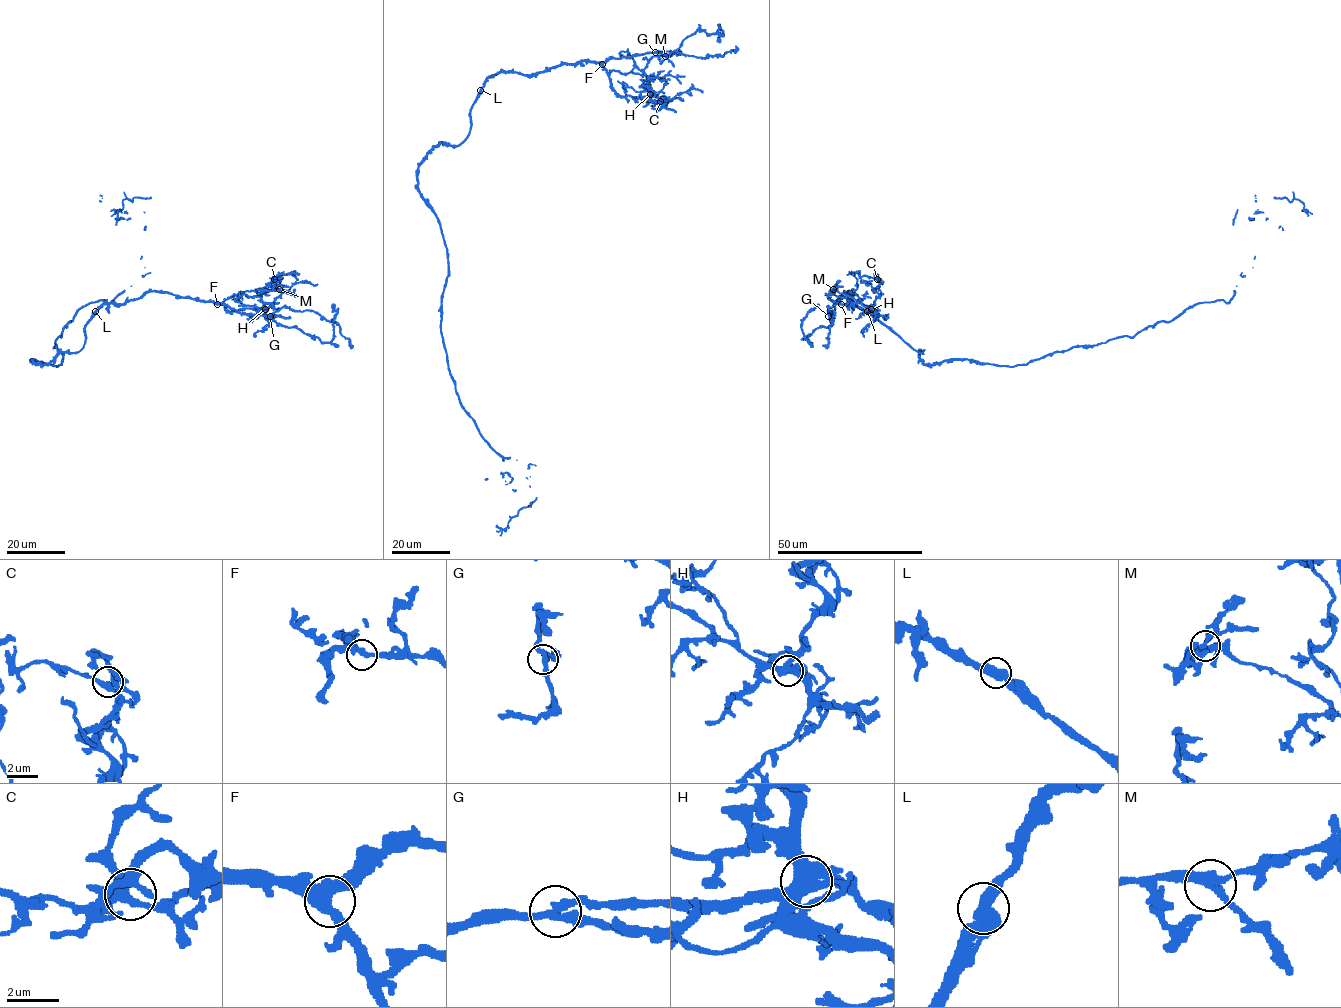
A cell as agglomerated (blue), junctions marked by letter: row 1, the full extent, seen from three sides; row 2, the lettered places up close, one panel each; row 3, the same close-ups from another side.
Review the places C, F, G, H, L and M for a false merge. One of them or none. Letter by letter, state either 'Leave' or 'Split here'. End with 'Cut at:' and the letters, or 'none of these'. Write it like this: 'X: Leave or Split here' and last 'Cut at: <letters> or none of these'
C: Leave
F: Leave
G: Leave
H: Split here
L: Leave
M: Leave
Cut at: H

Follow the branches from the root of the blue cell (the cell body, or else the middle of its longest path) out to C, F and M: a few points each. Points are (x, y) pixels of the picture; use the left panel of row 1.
C: (38, 362), (76, 353), (103, 304), (161, 291), (266, 308), (281, 294), (274, 279)
F: (38, 362), (46, 365), (76, 353), (103, 304), (152, 291), (217, 304)
M: (38, 362), (76, 353), (103, 304), (152, 291), (216, 304), (257, 291), (263, 303), (279, 289)

